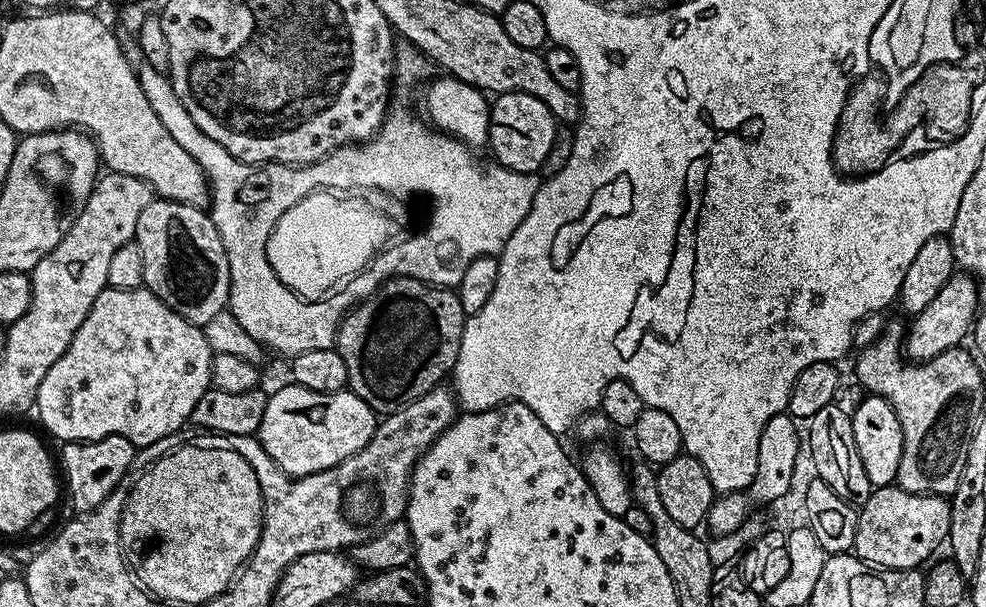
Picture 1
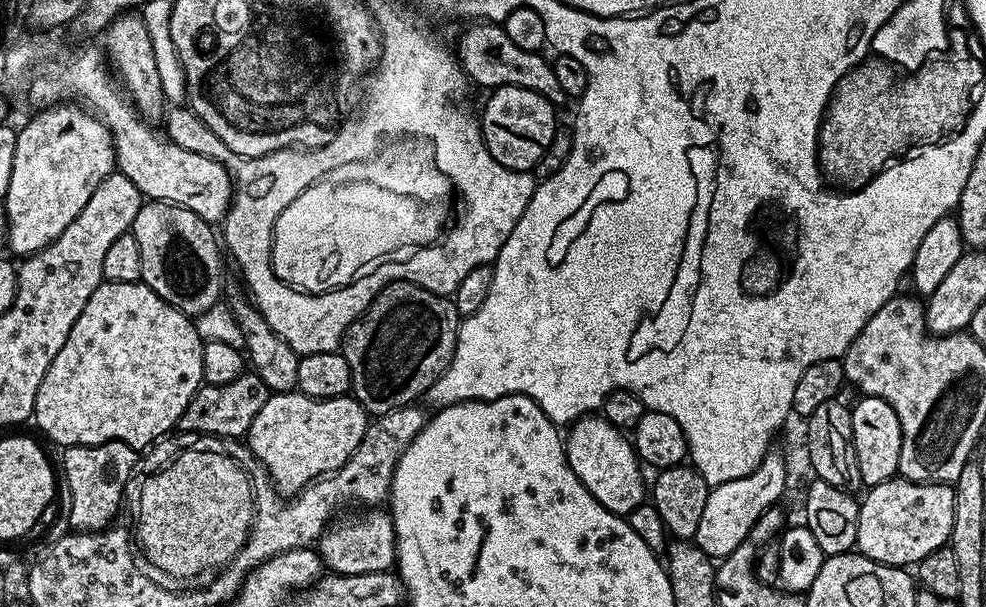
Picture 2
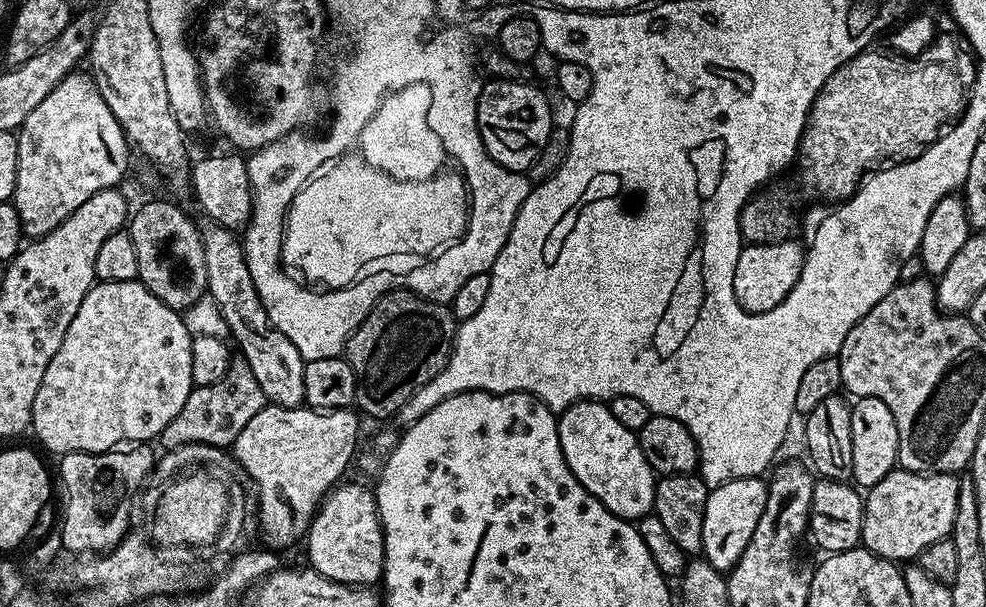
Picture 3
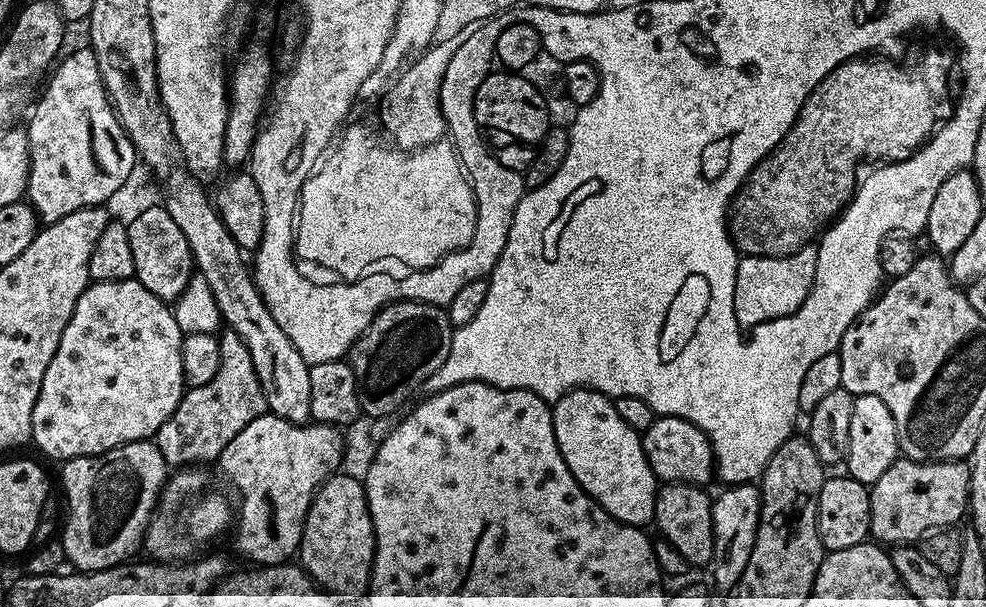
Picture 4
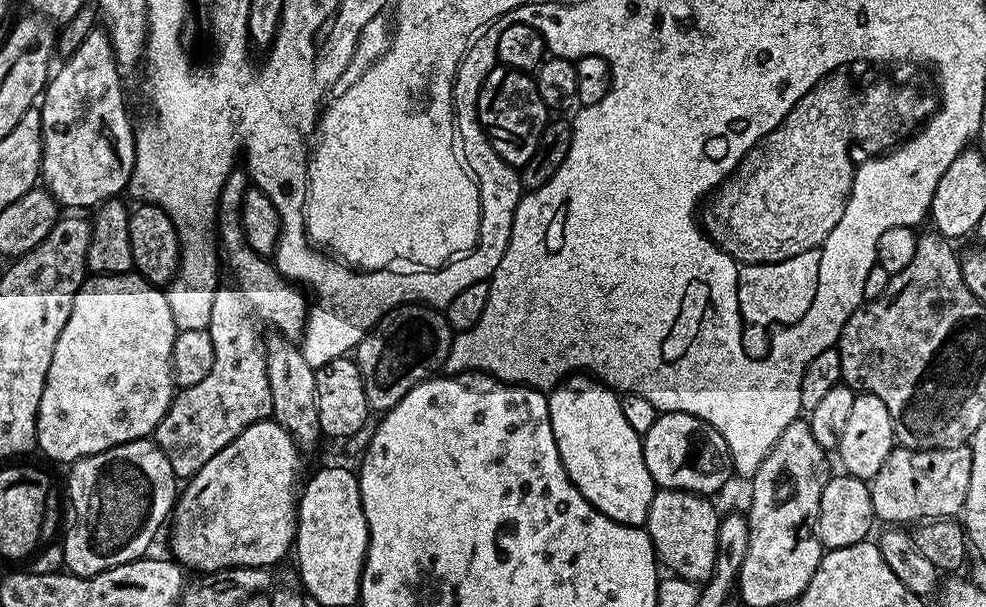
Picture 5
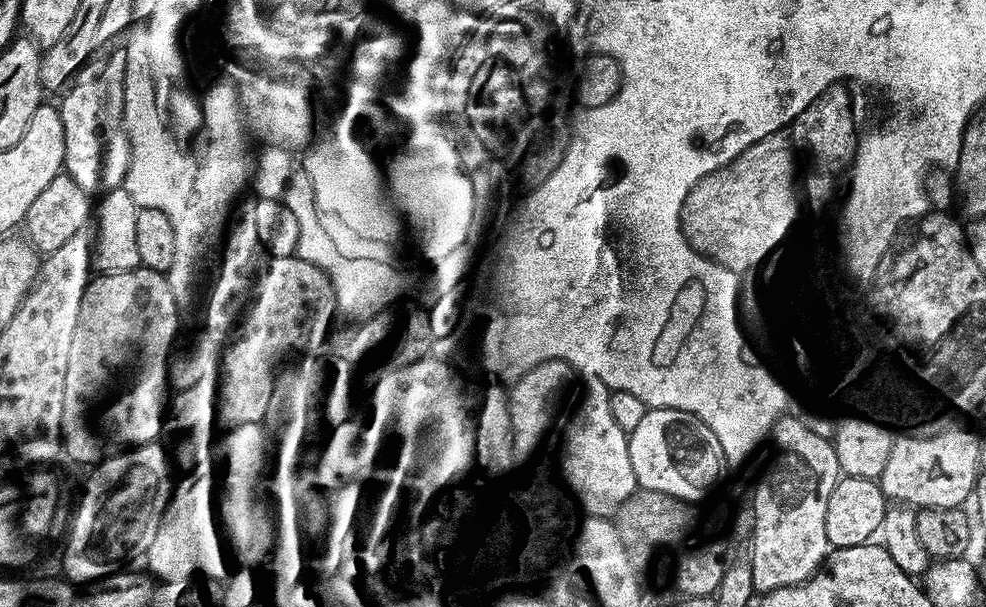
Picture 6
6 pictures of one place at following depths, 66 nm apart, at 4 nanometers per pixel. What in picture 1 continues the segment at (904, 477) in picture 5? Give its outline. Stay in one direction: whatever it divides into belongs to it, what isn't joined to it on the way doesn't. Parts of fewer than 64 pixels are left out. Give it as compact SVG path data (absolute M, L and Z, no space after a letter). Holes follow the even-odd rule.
M899 486L877 488L868 495L868 501L859 505L858 530L854 545L855 555L859 556L865 564L882 568L915 568L921 567L920 563L935 550L943 545L948 538L950 530L950 506L943 496L930 496L928 493L914 494L902 490Z

